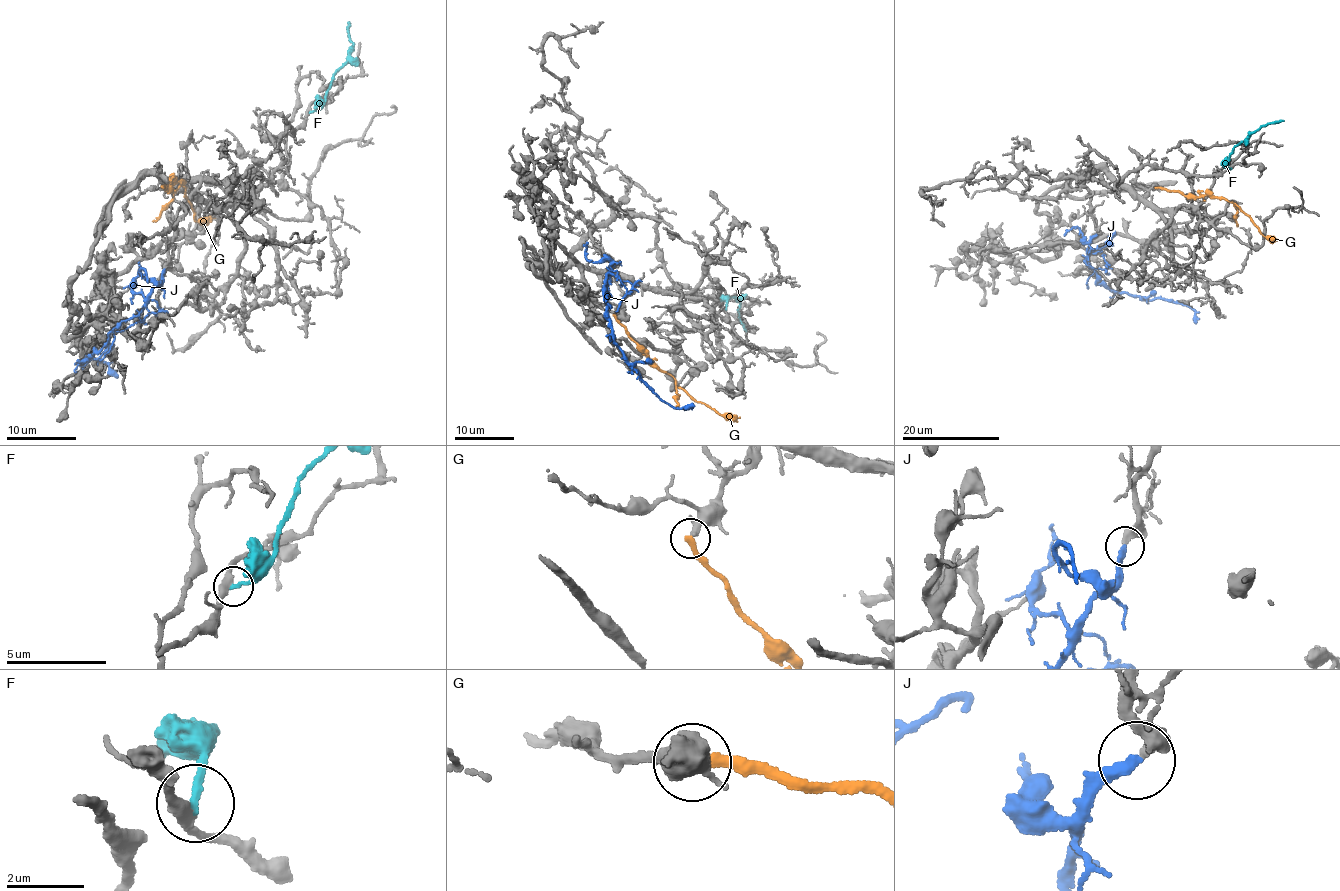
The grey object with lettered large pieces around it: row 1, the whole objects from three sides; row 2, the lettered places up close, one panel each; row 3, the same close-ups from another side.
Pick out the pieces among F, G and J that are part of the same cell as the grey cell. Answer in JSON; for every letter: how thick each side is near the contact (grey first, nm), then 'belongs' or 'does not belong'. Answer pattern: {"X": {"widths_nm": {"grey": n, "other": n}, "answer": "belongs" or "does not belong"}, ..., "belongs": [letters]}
{"F": {"widths_nm": {"grey": 300, "other": 200}, "answer": "does not belong"}, "G": {"widths_nm": {"grey": 380, "other": 280}, "answer": "does not belong"}, "J": {"widths_nm": {"grey": 320, "other": 280}, "answer": "belongs"}, "belongs": ["J"]}

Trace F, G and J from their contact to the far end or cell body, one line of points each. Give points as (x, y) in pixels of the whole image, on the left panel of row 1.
F: (310, 111), (317, 109), (334, 74), (346, 64), (353, 43), (346, 31), (348, 22)
G: (163, 188), (162, 185), (165, 188), (183, 179), (197, 221), (214, 218)
J: (164, 270), (136, 314), (108, 335), (98, 352), (81, 360), (83, 364), (87, 356), (102, 362), (117, 378)

